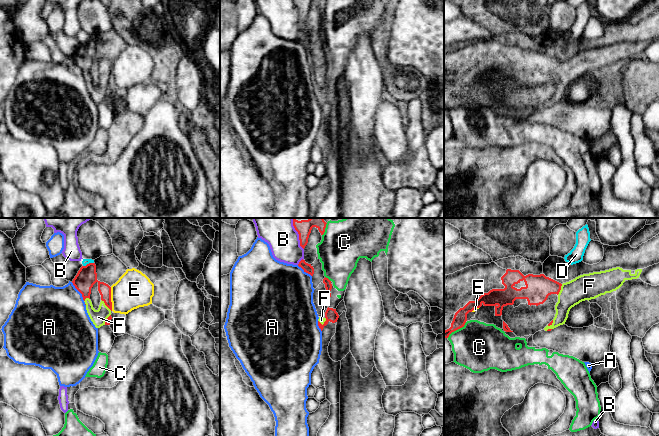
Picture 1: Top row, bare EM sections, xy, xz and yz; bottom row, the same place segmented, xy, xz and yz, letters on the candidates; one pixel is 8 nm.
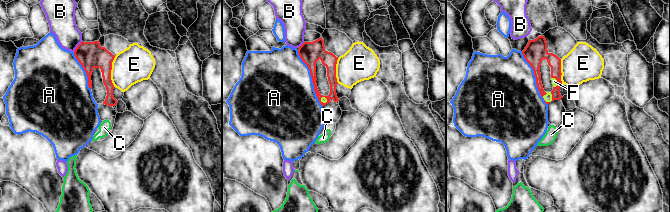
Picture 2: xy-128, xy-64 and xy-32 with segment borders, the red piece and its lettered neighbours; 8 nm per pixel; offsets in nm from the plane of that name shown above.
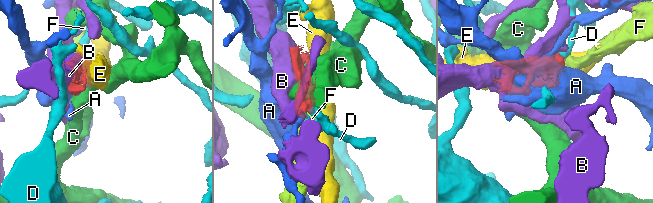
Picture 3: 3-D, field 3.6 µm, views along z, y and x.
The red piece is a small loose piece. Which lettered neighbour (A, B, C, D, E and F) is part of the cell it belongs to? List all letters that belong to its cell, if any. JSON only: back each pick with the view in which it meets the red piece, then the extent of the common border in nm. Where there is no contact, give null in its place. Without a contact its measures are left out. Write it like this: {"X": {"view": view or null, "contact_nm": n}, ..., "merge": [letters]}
{"F": {"view": "xy", "contact_nm": 130}, "merge": ["F"]}

